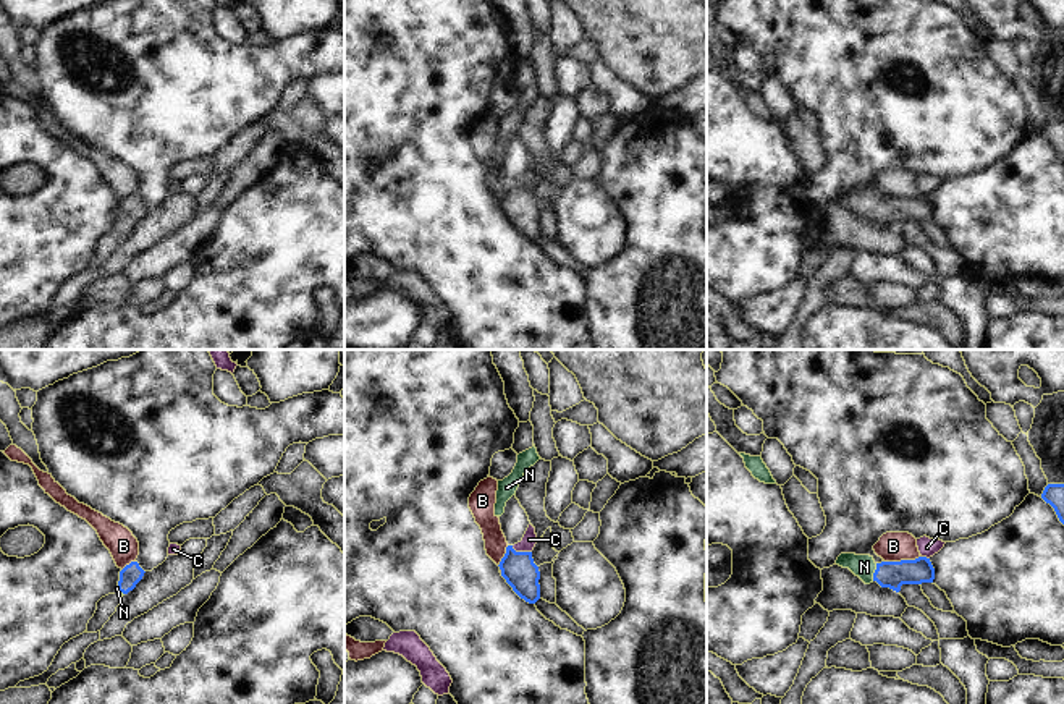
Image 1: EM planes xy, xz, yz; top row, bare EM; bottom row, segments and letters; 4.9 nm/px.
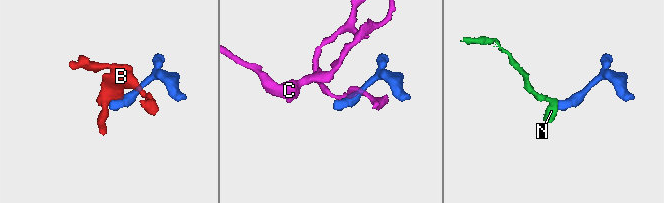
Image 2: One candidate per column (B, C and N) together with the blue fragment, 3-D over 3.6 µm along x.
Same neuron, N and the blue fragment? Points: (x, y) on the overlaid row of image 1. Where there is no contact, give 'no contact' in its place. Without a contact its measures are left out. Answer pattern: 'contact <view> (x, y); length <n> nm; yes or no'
contact yz (875, 572); length 90 nm; yes

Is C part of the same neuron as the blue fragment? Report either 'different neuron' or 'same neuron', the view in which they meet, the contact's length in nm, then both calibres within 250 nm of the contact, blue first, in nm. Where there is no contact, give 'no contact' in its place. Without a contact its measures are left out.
different neuron | xz | 110 nm | 170/70 nm

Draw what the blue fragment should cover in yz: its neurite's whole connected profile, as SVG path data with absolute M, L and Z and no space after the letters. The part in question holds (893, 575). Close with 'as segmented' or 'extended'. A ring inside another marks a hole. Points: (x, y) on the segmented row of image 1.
M841 553L836 565L849 568L865 584L876 581L881 587L896 592L902 584L933 583L935 579L935 568L927 557L876 563L870 555Z; extended

